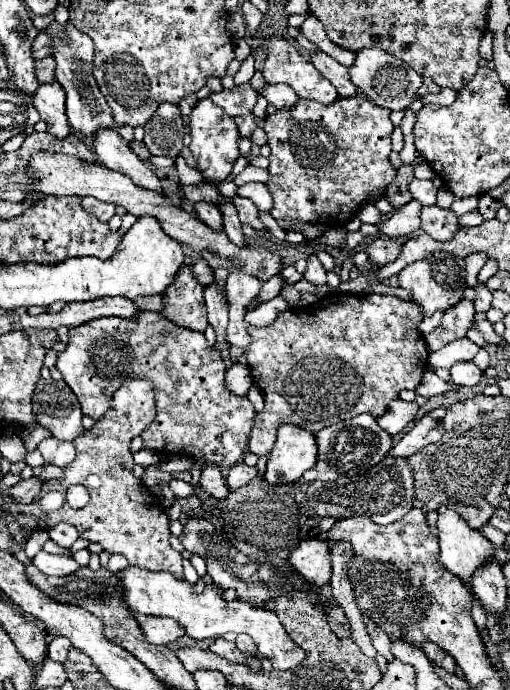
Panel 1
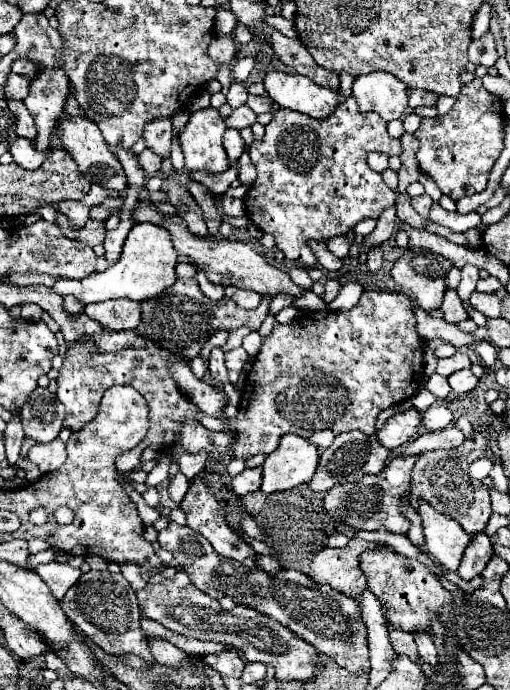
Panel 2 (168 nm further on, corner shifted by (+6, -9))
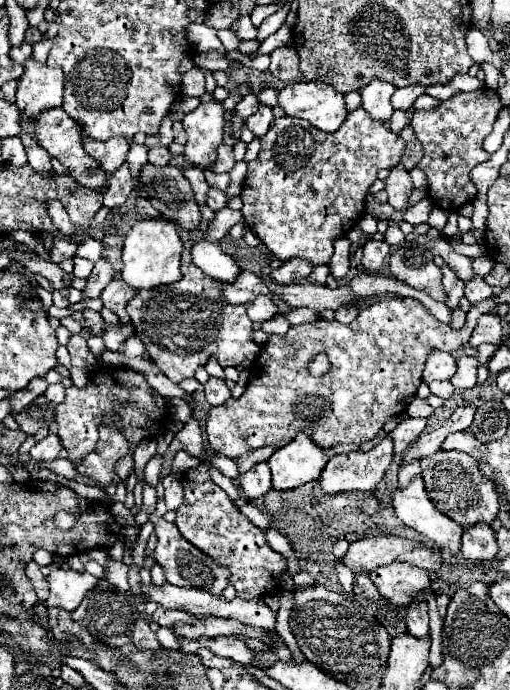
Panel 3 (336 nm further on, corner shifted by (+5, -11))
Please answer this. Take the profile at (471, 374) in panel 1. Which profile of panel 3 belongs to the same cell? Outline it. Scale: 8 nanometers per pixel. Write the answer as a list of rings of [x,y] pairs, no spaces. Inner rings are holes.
[[[459,357],[457,373],[451,377],[455,389],[473,389],[477,385],[477,359]]]

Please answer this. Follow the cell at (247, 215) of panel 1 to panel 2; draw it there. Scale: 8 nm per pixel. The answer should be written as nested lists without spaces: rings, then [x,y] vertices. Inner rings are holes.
[[[222,193],[222,195],[218,195],[218,199],[222,201],[222,209],[224,209],[224,213],[226,213],[226,215],[230,215],[230,217],[246,215],[246,213],[244,213],[244,201],[242,201],[242,199],[230,197],[228,193]]]

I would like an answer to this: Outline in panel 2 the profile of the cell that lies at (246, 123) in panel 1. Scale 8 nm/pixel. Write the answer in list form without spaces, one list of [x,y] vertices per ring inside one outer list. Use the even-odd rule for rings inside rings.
[[[226,129],[224,137],[222,137],[222,145],[224,145],[224,151],[228,155],[230,165],[234,165],[240,159],[242,149],[244,149],[244,141],[242,141],[240,133],[236,129]]]

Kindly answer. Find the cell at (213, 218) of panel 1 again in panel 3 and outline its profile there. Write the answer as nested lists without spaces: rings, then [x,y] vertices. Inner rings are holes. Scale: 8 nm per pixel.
[[[147,163],[141,171],[141,185],[137,189],[137,195],[141,197],[147,197],[153,207],[157,211],[161,211],[161,215],[173,223],[177,223],[183,231],[187,233],[193,233],[195,229],[199,229],[199,223],[201,223],[201,211],[199,211],[199,205],[195,203],[195,197],[193,197],[193,191],[189,187],[189,181],[183,177],[183,173],[173,167],[173,165],[167,165],[167,167],[153,167],[151,163]]]

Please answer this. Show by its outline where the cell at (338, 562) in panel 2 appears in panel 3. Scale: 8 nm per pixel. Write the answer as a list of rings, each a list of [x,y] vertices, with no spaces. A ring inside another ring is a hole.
[[[371,537],[371,539],[361,539],[361,541],[353,541],[349,545],[349,551],[345,553],[345,557],[341,559],[341,563],[353,571],[357,575],[357,571],[361,573],[369,573],[373,571],[375,567],[379,565],[387,565],[387,563],[393,563],[393,561],[403,561],[403,563],[411,563],[415,567],[423,567],[427,571],[437,571],[441,567],[441,555],[435,553],[429,545],[423,545],[423,543],[415,543],[415,541],[409,541],[409,539],[403,539],[403,537]]]

